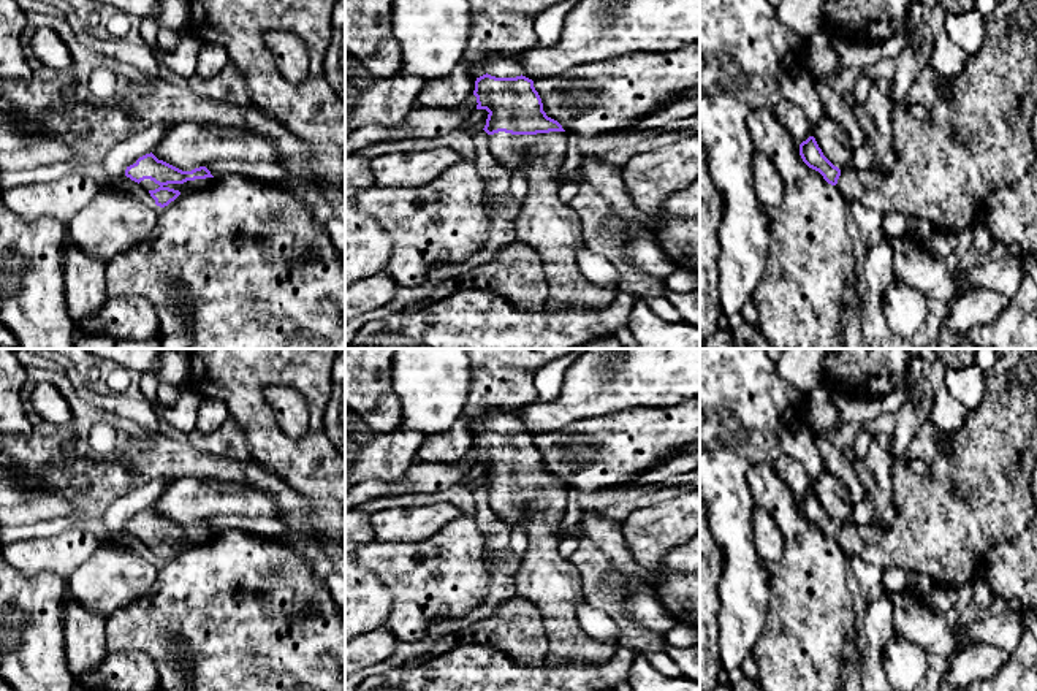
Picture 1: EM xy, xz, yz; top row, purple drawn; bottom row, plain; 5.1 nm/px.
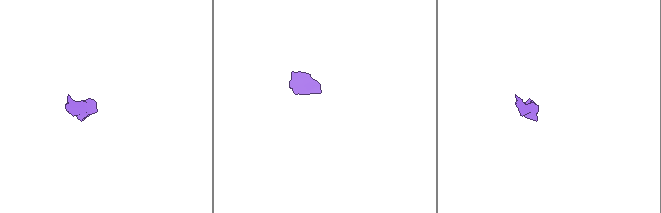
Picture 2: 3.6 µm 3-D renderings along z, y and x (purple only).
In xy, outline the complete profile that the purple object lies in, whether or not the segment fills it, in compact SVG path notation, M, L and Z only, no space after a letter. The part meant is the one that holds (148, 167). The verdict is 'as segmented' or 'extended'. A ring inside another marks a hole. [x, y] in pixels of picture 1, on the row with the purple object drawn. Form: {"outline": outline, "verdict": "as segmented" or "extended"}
{"outline": "M152 152L127 166L125 176L147 190L160 208L168 206L185 190L206 187L214 178L206 166L182 171L158 160Z", "verdict": "extended"}

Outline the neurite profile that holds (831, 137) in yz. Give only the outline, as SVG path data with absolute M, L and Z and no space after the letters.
M823 116L812 125L811 136L815 138L823 155L841 171L853 166L853 147L847 130L839 122Z

